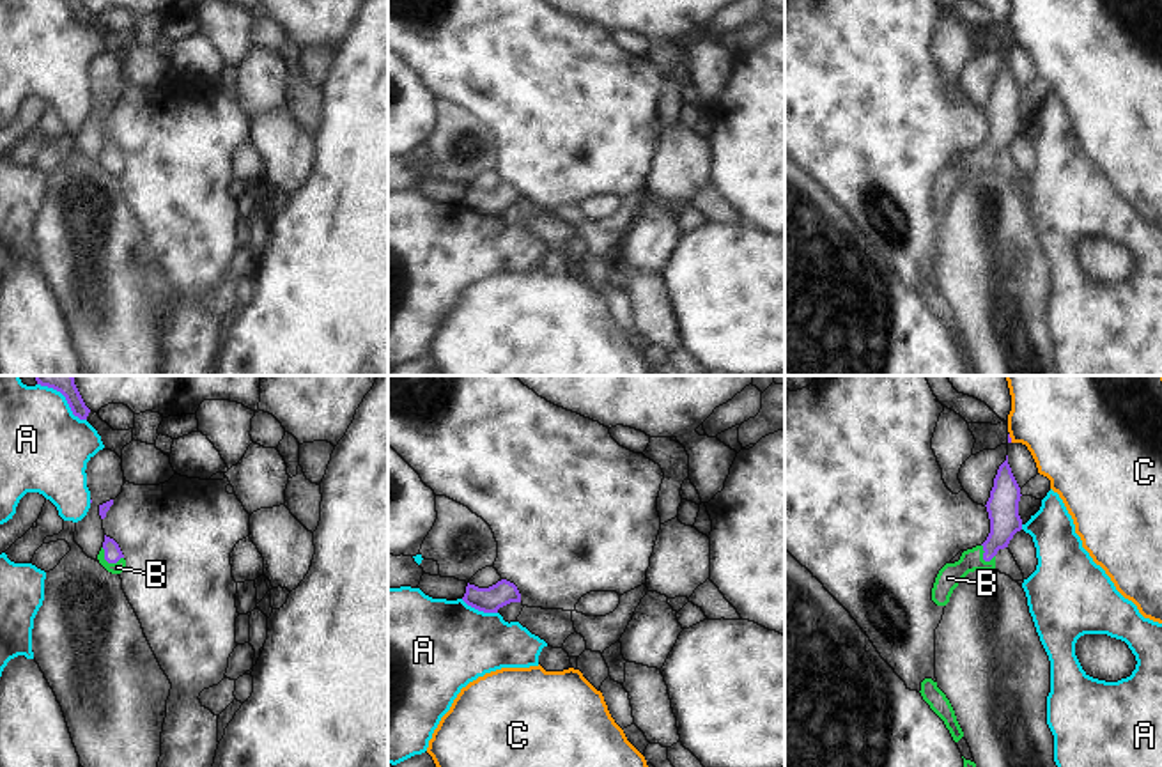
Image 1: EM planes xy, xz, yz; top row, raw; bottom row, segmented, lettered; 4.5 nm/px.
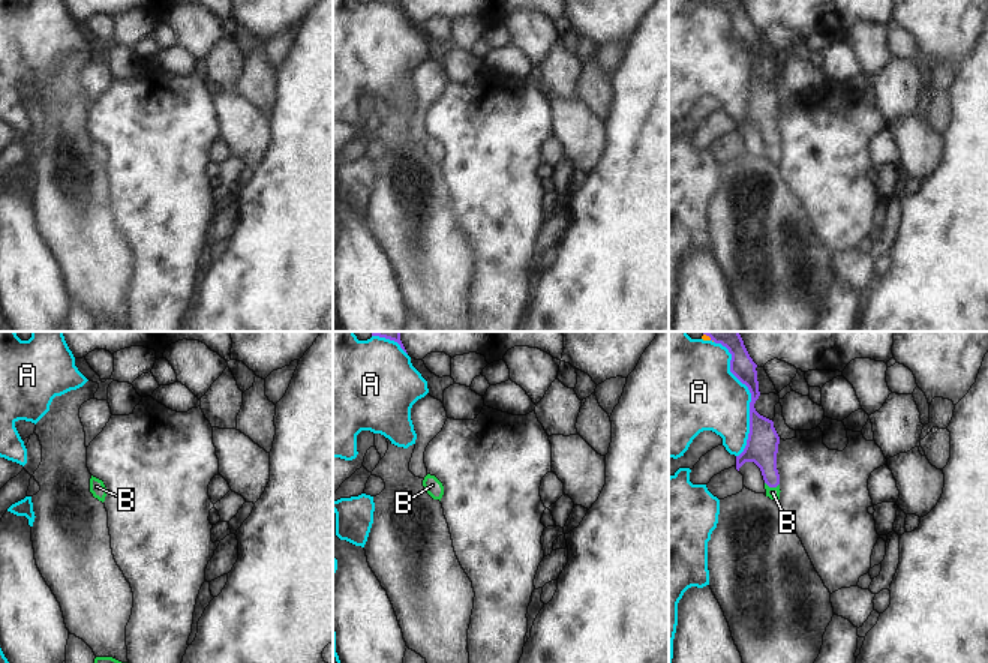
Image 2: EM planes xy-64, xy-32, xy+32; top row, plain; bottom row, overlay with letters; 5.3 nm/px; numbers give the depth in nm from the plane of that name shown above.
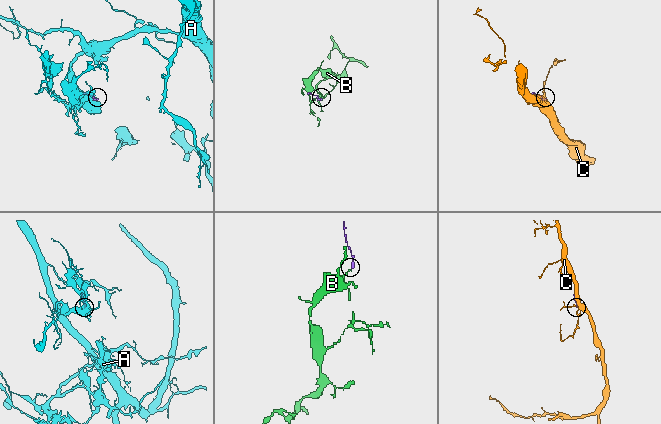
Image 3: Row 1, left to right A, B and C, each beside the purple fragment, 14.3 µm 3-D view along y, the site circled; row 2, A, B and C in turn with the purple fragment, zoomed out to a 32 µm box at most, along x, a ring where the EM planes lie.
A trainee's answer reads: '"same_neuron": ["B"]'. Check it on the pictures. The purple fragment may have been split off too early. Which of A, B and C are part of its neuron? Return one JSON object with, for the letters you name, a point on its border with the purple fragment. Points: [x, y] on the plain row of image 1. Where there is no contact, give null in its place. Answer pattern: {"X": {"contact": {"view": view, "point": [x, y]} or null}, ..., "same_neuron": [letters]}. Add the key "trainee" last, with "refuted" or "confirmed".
{"B": {"contact": {"view": "xy", "point": [108, 165]}}, "same_neuron": ["B"], "trainee": "confirmed"}

